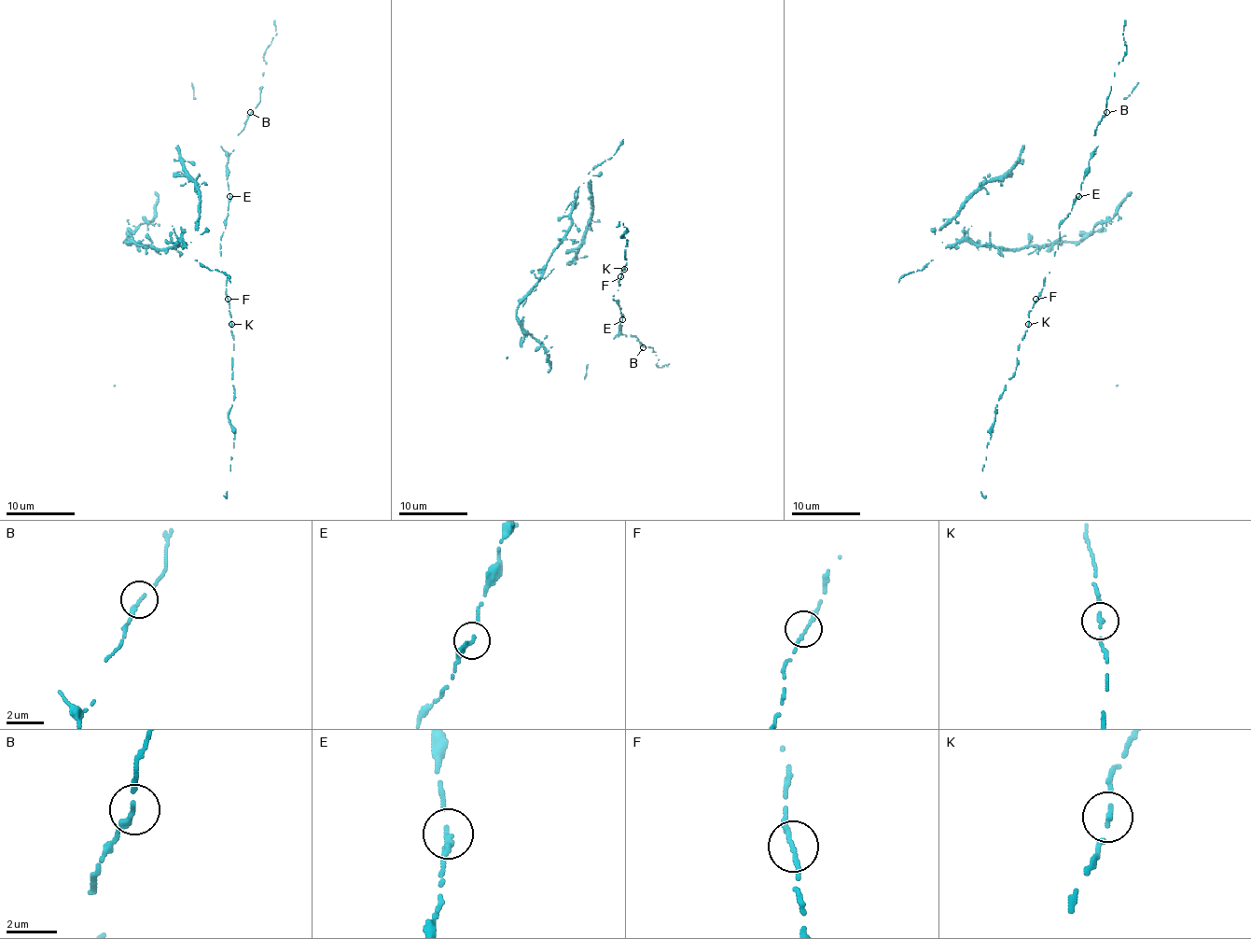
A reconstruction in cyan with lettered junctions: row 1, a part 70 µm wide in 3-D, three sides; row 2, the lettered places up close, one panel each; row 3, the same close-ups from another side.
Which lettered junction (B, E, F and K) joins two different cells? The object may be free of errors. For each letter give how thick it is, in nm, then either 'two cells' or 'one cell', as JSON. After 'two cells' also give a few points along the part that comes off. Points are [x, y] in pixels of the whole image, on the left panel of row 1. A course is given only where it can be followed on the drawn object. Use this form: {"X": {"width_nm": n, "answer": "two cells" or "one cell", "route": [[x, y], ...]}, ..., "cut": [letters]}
{"B": {"width_nm": 200, "answer": "one cell"}, "E": {"width_nm": 200, "answer": "one cell"}, "F": {"width_nm": 190, "answer": "one cell"}, "K": {"width_nm": 160, "answer": "one cell"}, "cut": []}

